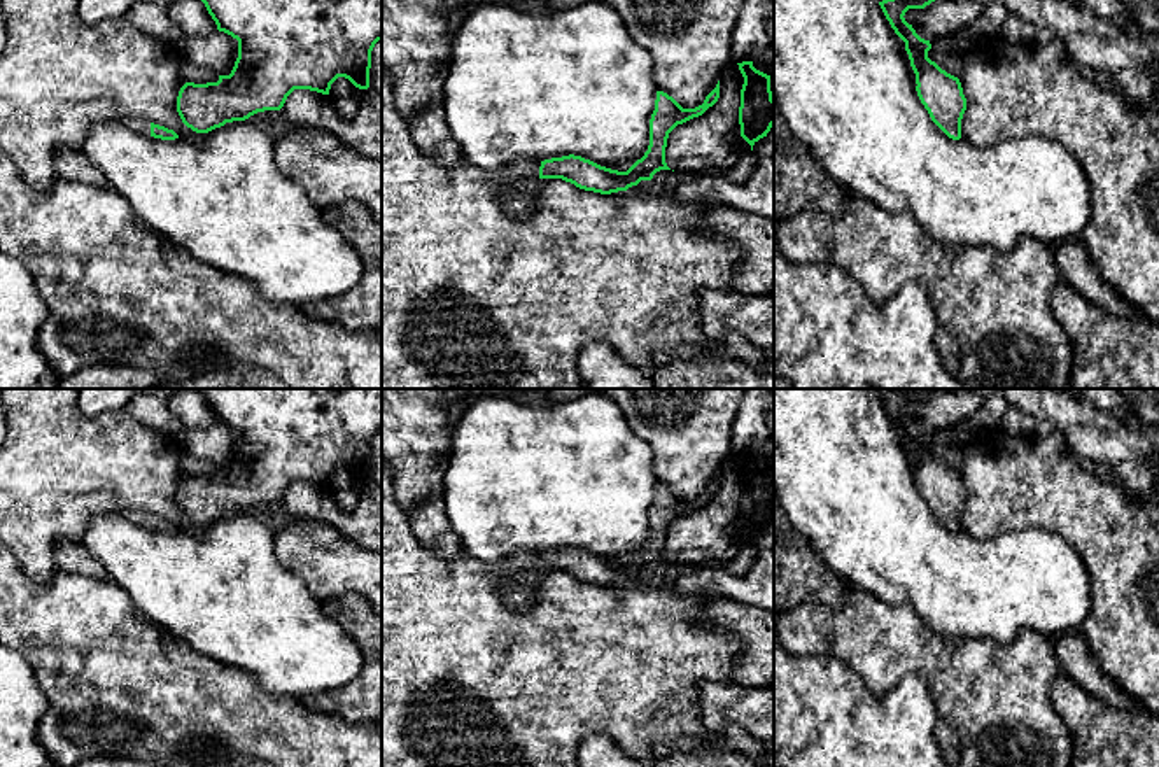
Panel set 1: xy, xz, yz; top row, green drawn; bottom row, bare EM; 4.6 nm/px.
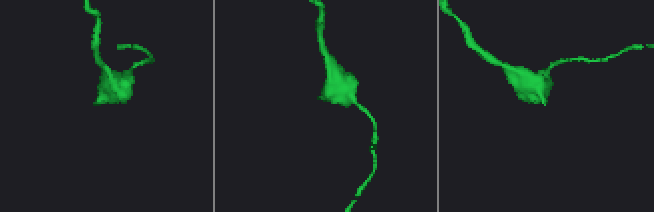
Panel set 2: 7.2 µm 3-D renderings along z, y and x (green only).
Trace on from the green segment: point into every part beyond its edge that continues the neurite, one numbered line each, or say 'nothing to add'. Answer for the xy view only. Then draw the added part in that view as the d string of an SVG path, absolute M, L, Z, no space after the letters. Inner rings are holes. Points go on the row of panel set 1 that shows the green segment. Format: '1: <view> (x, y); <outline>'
1: xy (140, 125); M130 117L124 121L124 124L128 124L130 128L133 128L144 135L151 135L151 123L145 119Z

